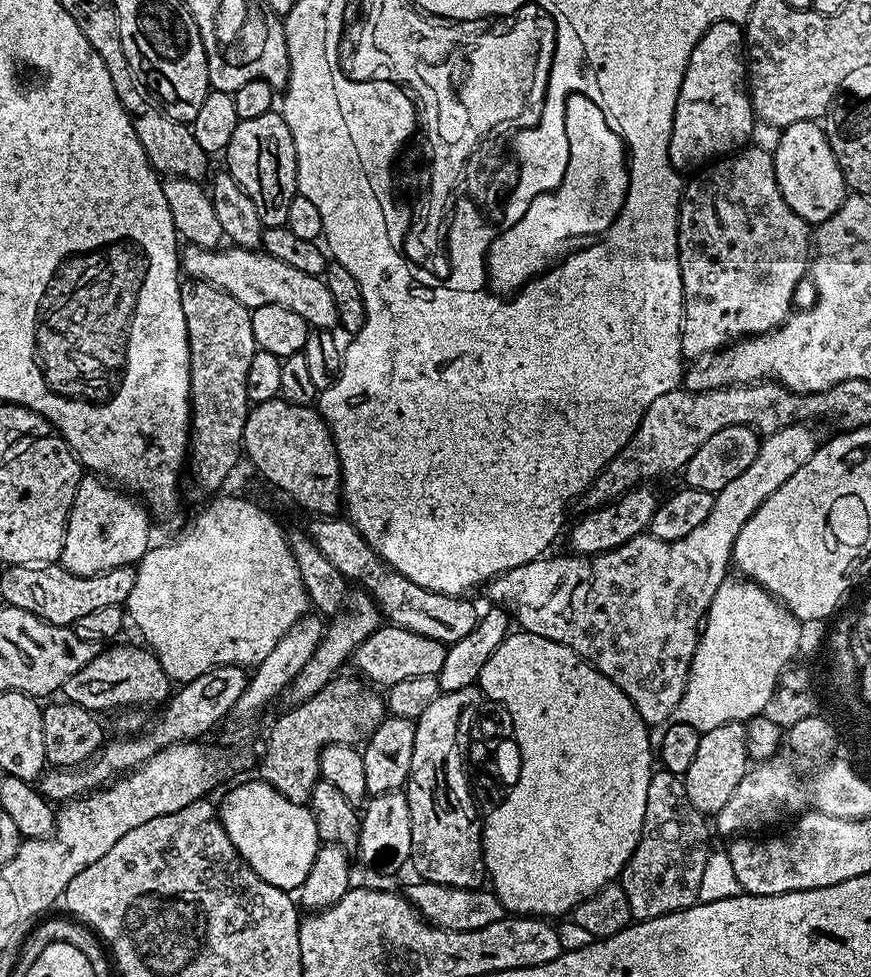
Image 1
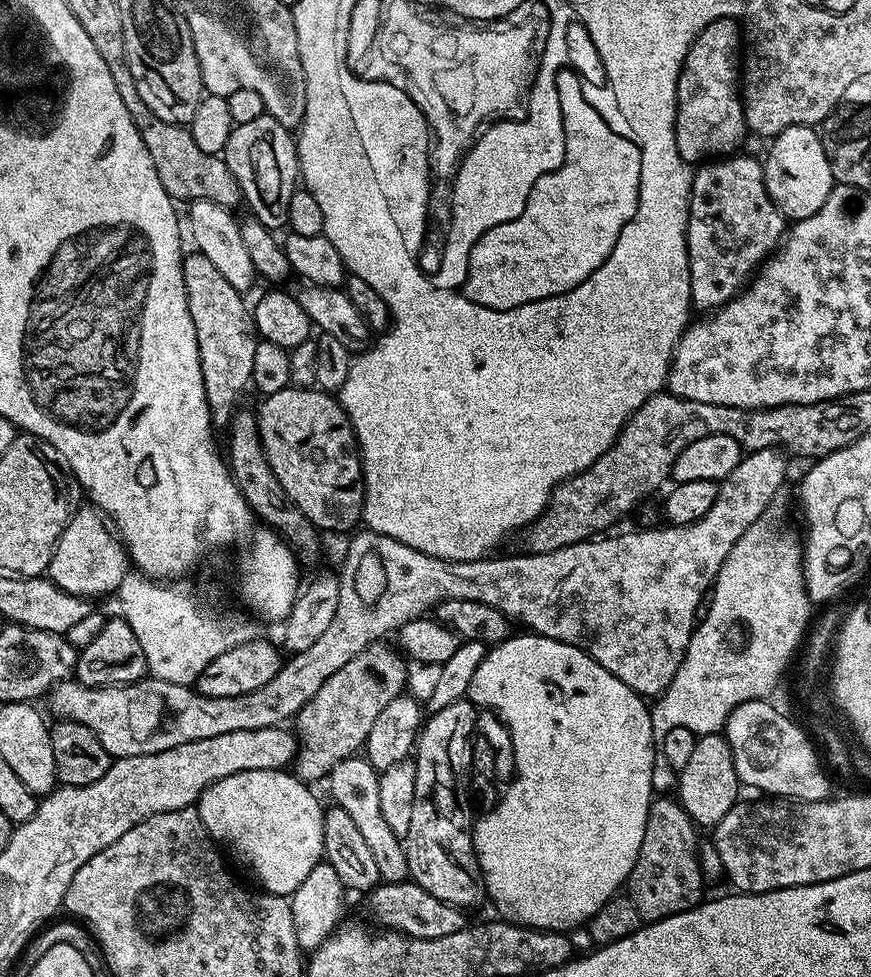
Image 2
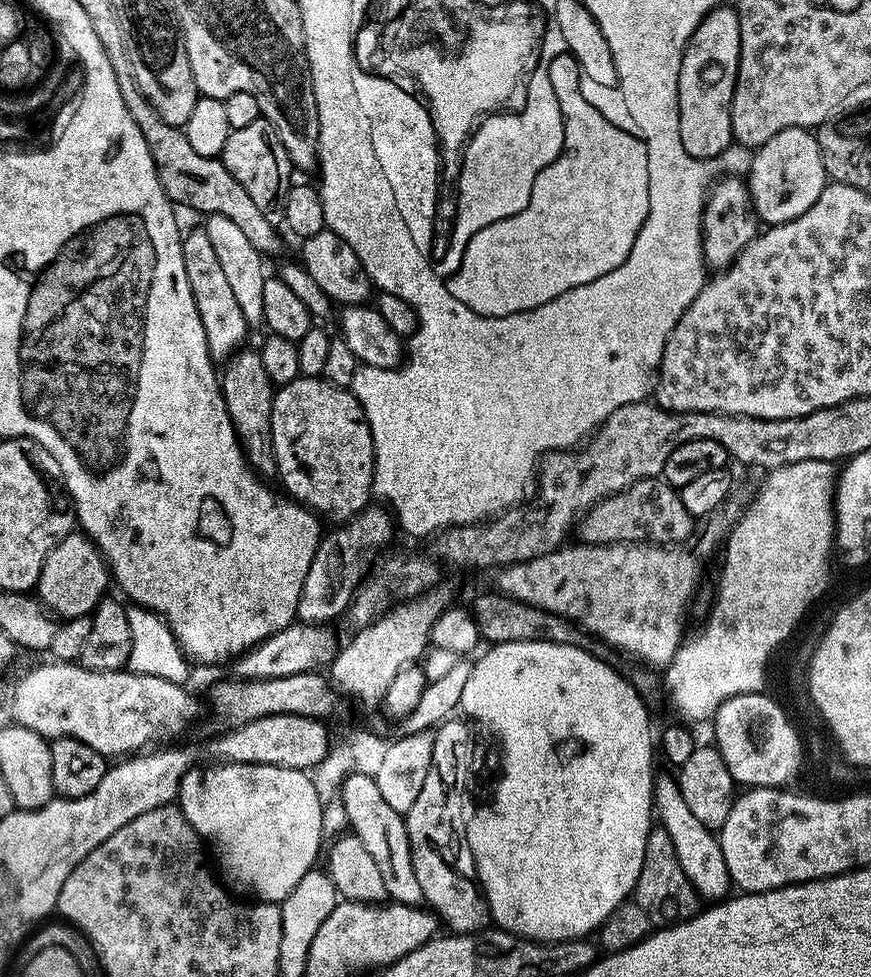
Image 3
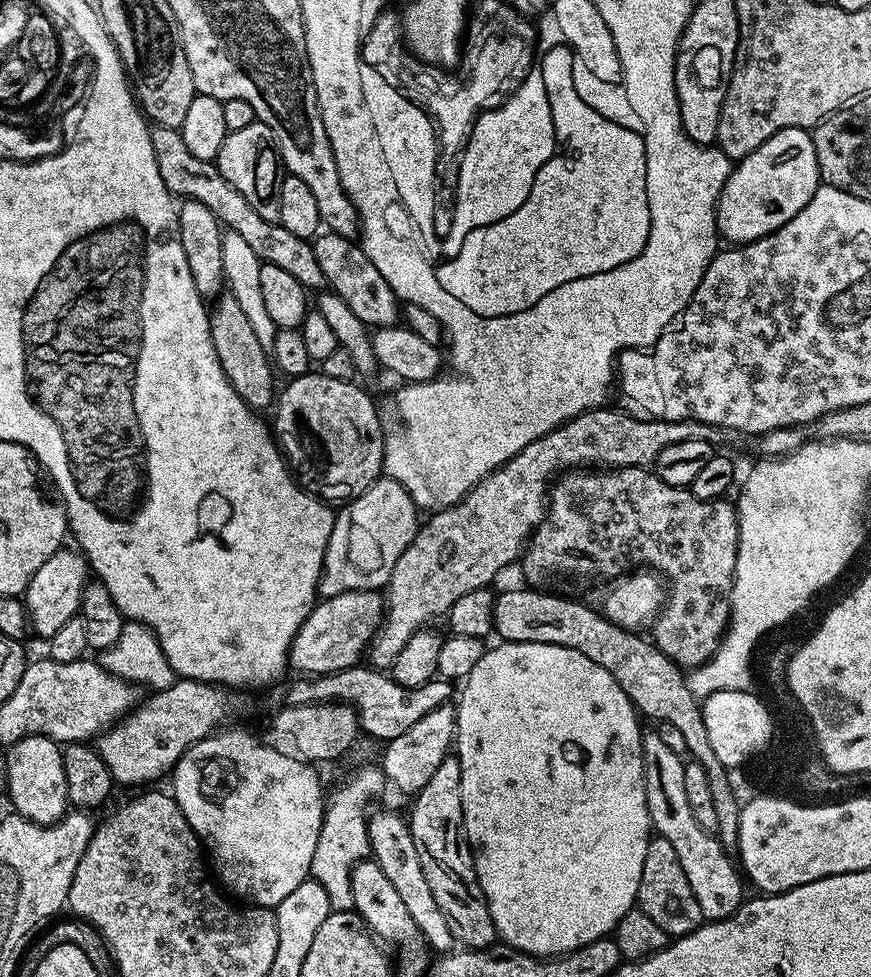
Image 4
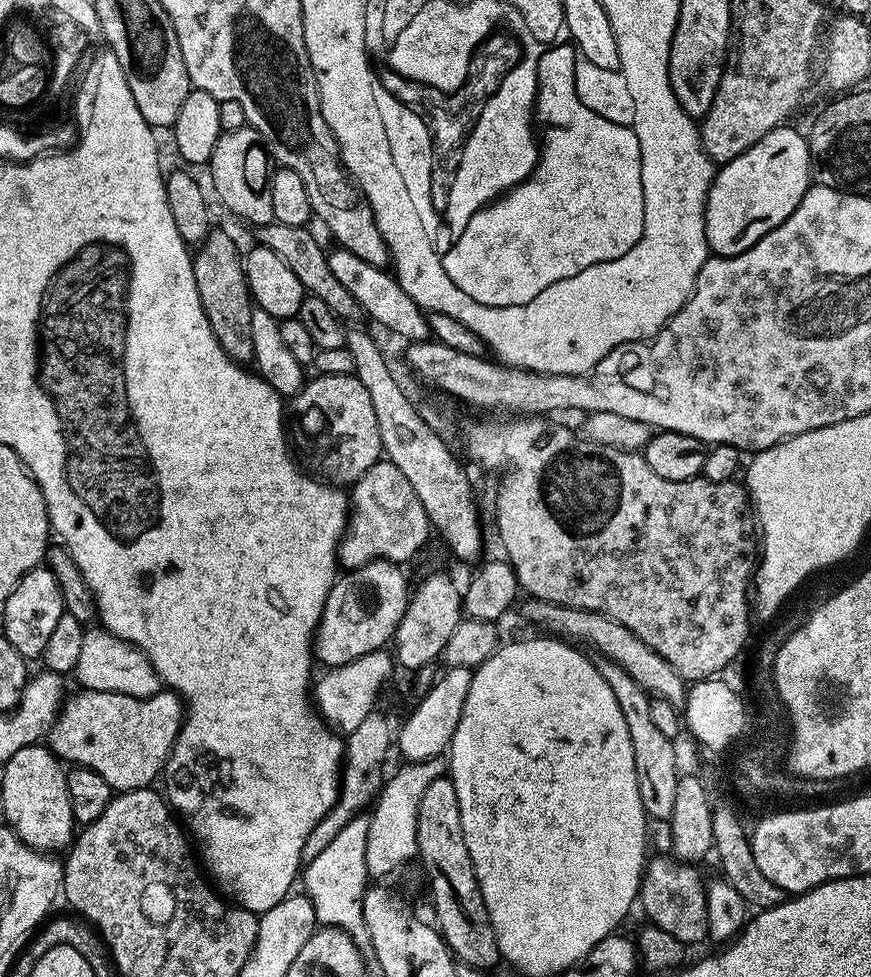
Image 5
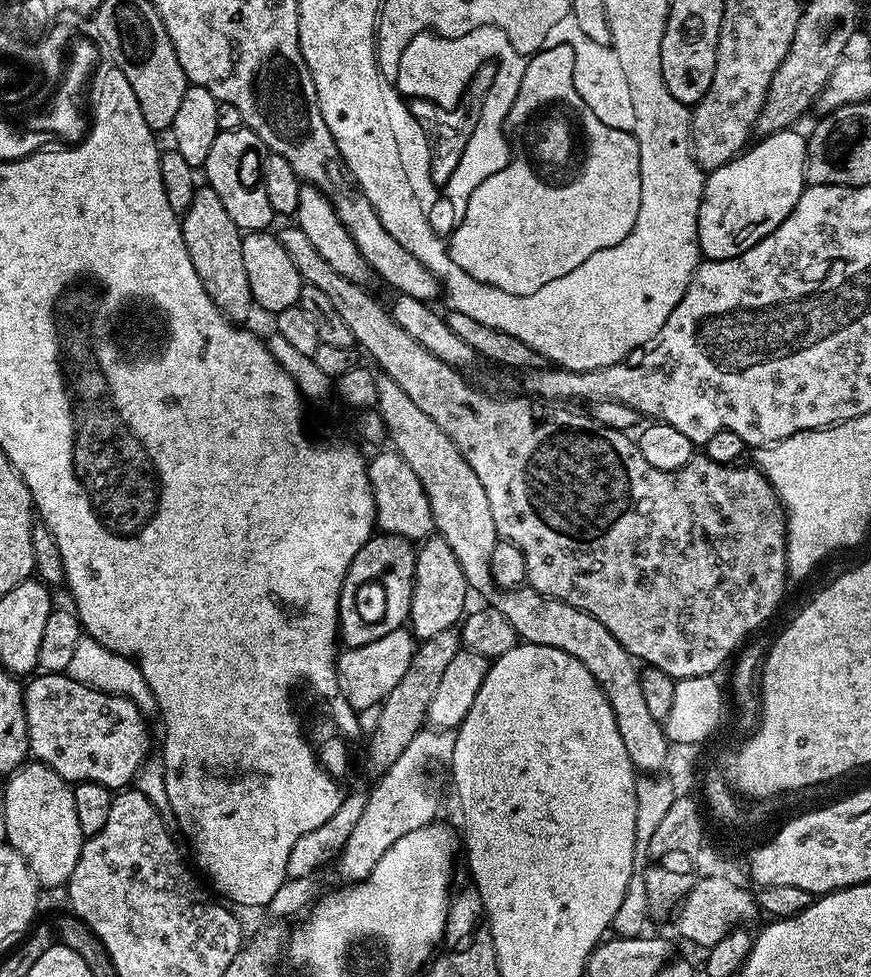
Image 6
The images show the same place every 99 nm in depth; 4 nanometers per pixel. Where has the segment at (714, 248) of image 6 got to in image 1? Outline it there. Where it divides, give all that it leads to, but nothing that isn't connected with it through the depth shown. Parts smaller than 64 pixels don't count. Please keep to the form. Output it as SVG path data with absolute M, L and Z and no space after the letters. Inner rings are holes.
M817 121L794 122L780 133L781 141L774 153L774 170L778 178L778 190L786 198L786 206L794 210L809 225L822 223L842 206L846 195L844 175L830 150L830 142L824 137L823 127Z

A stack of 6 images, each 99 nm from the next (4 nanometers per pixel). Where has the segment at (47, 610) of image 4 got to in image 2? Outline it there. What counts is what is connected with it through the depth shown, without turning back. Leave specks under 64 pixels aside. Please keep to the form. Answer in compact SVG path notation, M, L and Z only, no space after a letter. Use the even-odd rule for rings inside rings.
M77 507L69 516L68 525L62 530L50 558L46 575L63 592L93 598L104 596L107 592L115 593L130 570L130 561L119 535L110 527L109 521L95 507L87 507Z

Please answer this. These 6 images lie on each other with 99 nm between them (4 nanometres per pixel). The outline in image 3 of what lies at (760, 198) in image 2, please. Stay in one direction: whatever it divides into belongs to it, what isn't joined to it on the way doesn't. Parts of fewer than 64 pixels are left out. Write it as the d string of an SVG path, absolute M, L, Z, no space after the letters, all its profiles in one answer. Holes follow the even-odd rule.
M739 175L721 176L715 184L708 190L708 196L704 199L704 213L702 214L702 250L704 251L704 263L709 269L719 270L728 268L750 246L750 242L755 239L761 231L762 224L748 198L748 186Z

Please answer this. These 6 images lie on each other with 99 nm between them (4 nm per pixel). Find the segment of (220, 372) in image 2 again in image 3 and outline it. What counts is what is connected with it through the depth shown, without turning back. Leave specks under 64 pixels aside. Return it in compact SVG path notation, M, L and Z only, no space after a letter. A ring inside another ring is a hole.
M203 226L183 233L182 262L186 266L186 282L190 282L190 290L194 294L194 306L198 306L198 318L202 318L202 330L206 330L208 352L213 361L226 362L245 347L244 339L250 332L250 326L232 293L222 265L218 263L210 234L206 234Z

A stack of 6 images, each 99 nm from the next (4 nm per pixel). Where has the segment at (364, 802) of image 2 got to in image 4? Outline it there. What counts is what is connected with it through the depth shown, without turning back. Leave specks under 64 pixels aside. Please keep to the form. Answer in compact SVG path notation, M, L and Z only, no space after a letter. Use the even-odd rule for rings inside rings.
M378 810L375 813L373 811L368 816L367 834L373 859L385 871L386 878L401 895L406 911L410 918L414 918L414 926L418 926L418 930L424 936L425 945L436 954L453 951L457 947L456 939L454 934L450 934L450 926L446 926L442 910L438 910L438 901L430 891L430 882L426 882L426 874L422 874L422 862L418 862L418 850L414 850L414 838L407 821L388 810Z

